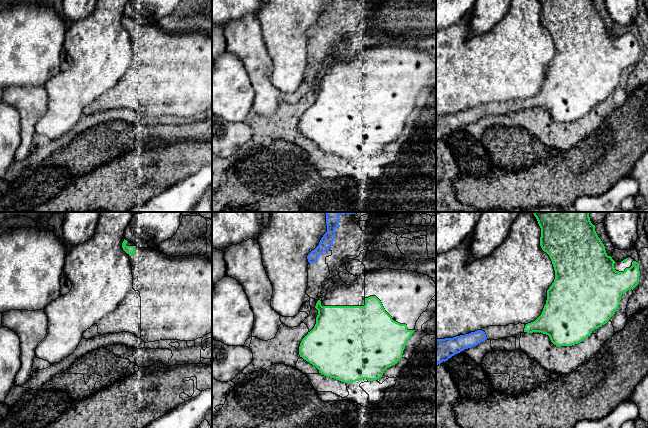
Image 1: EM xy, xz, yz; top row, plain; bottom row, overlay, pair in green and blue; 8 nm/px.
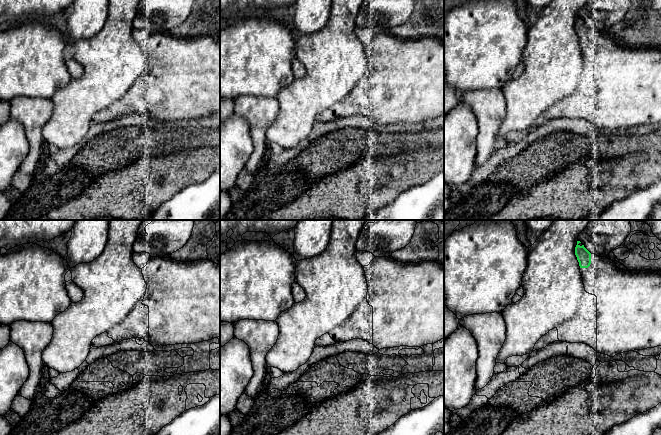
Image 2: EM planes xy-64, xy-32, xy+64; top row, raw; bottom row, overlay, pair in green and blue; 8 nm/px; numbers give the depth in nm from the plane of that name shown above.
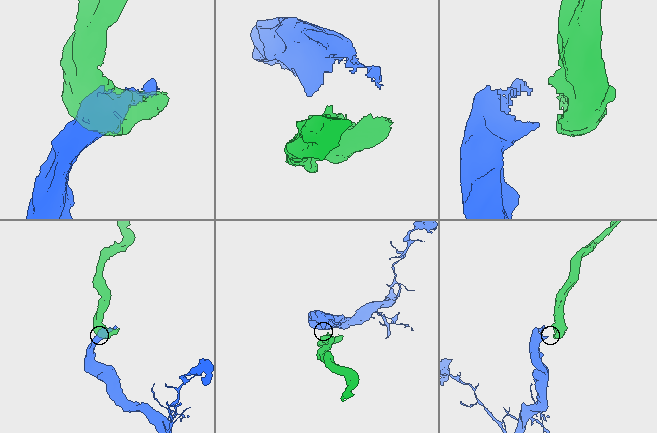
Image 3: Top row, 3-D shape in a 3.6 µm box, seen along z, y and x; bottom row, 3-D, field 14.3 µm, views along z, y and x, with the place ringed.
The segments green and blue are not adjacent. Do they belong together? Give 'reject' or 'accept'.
accept

